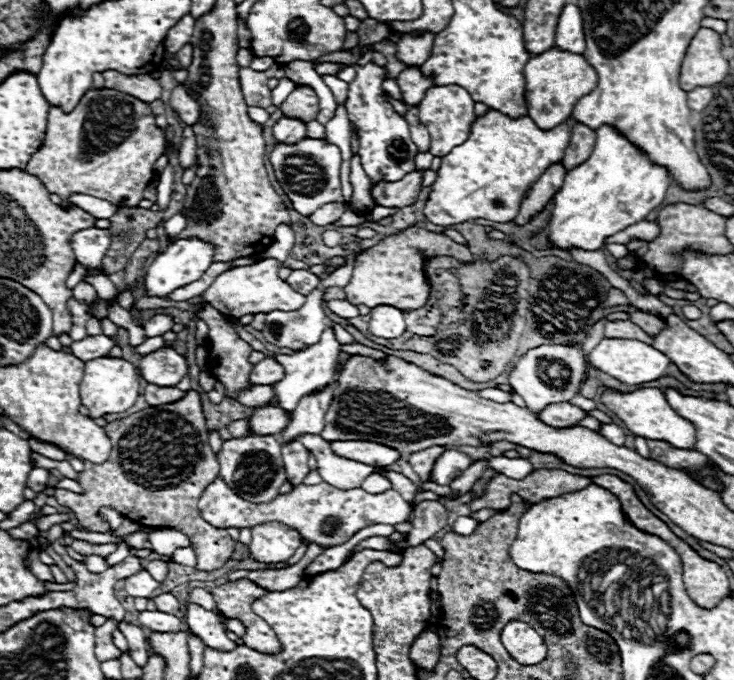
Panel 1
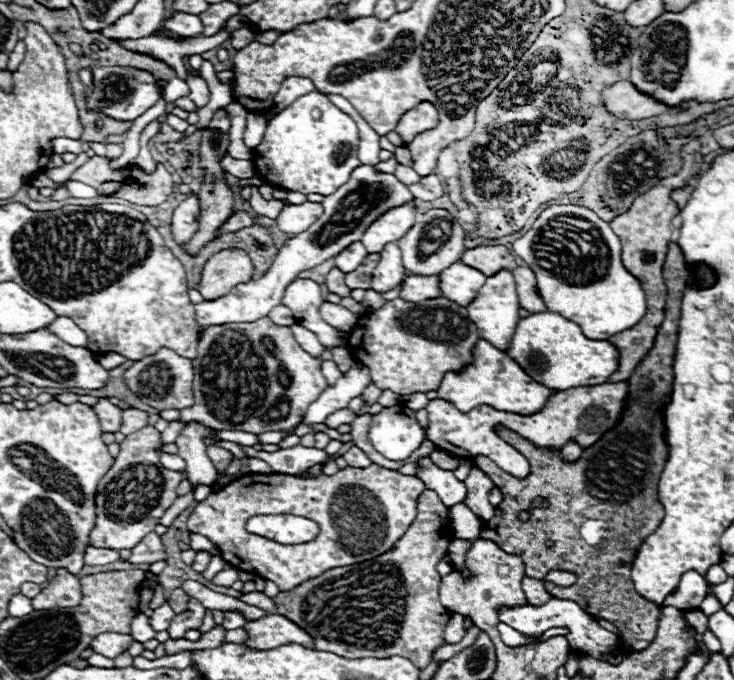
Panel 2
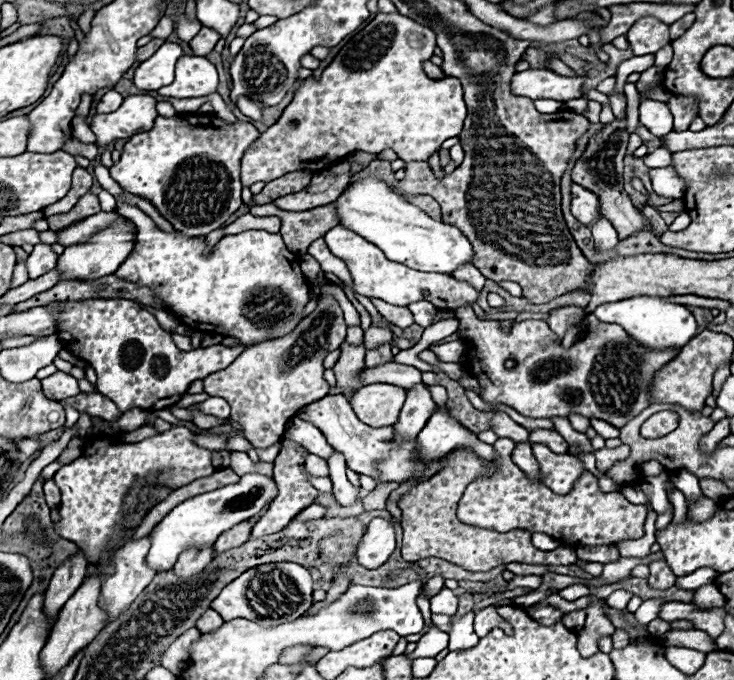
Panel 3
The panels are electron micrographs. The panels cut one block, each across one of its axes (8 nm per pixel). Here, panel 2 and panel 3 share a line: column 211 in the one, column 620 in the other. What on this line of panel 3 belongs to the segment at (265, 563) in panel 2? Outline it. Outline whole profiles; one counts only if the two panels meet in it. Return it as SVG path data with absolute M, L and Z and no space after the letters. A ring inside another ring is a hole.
M498 438L494 448L498 458L492 460L498 466L498 472L474 480L460 504L458 504L458 518L466 524L476 524L478 528L496 528L496 532L508 532L508 528L528 528L530 532L544 532L552 538L576 546L612 546L616 540L634 540L644 536L644 522L646 522L646 506L628 502L618 492L602 494L598 490L598 478L590 472L580 476L576 488L568 496L556 496L544 484L530 482L526 474L510 460L516 442L510 438Z

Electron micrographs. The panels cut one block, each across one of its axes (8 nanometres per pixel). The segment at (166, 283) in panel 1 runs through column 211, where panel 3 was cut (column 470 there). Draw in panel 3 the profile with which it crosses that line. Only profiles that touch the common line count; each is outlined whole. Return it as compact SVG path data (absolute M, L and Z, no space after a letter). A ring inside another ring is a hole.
M364 178L350 184L336 200L336 206L342 220L340 224L376 244L388 260L406 264L414 270L442 274L452 274L456 268L472 264L472 246L458 228L432 220L418 206L404 200L404 196L394 194L390 186L378 178Z

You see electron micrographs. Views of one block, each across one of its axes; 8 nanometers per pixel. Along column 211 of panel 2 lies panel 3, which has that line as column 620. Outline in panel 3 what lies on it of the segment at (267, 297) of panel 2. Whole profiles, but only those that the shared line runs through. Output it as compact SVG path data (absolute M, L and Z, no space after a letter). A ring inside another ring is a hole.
M634 296L620 302L602 304L592 312L600 322L614 322L620 324L634 342L650 350L668 350L668 348L682 348L698 334L698 324L694 314L680 304L664 302L658 296Z

